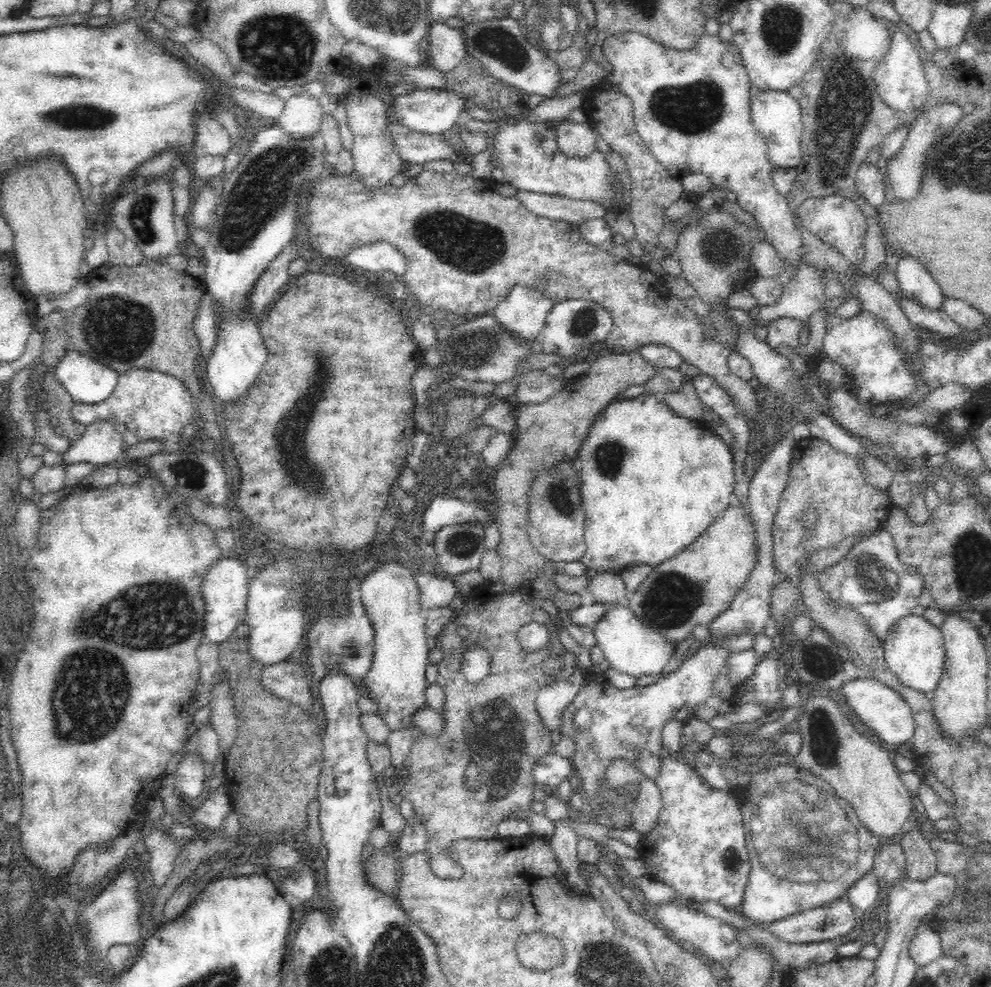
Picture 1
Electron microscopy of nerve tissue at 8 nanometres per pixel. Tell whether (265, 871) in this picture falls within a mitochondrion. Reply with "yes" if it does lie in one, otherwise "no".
no

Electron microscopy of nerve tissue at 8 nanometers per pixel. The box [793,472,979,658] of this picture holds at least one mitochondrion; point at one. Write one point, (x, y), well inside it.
(874, 579)

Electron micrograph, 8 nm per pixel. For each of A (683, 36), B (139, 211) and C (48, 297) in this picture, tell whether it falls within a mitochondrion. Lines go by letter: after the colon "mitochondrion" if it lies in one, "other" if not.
A: other
B: mitochondrion
C: other

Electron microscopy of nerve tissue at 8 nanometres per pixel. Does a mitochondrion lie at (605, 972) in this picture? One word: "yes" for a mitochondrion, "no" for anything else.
yes

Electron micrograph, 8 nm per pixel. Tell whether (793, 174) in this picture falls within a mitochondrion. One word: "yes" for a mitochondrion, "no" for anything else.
no

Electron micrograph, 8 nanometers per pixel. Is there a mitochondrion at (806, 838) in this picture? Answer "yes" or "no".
yes

